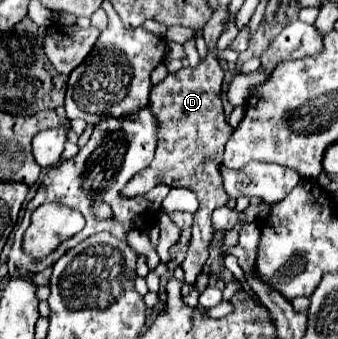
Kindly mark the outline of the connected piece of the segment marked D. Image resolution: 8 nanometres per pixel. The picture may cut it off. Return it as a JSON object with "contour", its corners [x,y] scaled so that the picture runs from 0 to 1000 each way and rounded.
{"contour":[[[618,153],[612,177],[595,177],[595,189],[577,206],[530,206],[524,218],[500,218],[476,248],[447,260],[441,313],[459,336],[459,354],[470,360],[459,472],[435,501],[388,525],[382,543],[364,555],[370,578],[429,572],[464,543],[494,543],[506,555],[559,555],[583,572],[589,619],[571,631],[571,696],[547,767],[536,779],[547,796],[553,838],[577,838],[577,820],[601,802],[601,785],[618,761],[612,732],[630,708],[630,619],[678,596],[678,578],[660,555],[654,496],[660,442],[678,401],[689,395],[689,378],[672,366],[660,336],[654,242],[660,206],[630,153]]]}

